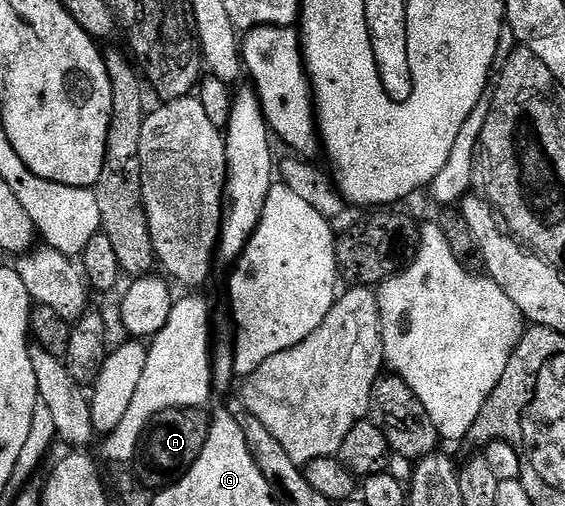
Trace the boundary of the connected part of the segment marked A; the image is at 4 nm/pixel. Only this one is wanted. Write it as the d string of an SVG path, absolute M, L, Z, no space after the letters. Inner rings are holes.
M173 409L156 415L136 448L134 466L138 481L148 488L174 486L186 474L187 469L201 456L205 440L209 436L212 415L207 410Z

